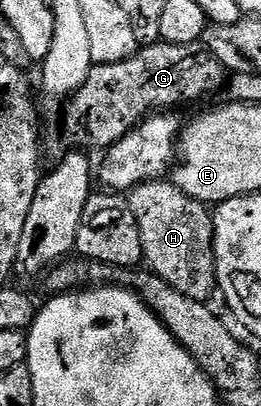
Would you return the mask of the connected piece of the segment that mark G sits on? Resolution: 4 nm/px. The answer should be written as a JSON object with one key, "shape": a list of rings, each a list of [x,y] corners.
{"shape":[[[166,42],[149,43],[141,46],[135,55],[120,63],[97,63],[90,69],[86,81],[67,100],[68,108],[64,111],[64,131],[73,143],[73,148],[113,147],[126,133],[130,133],[149,115],[163,112],[165,109],[176,109],[180,102],[192,103],[211,91],[225,86],[226,72],[224,66],[212,56],[200,43],[190,45],[170,45]]]}

